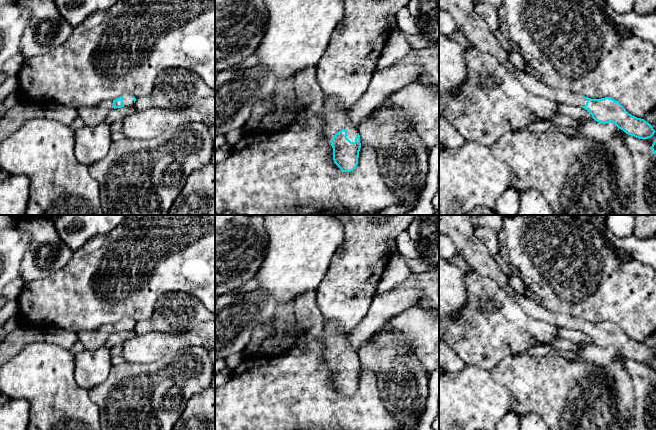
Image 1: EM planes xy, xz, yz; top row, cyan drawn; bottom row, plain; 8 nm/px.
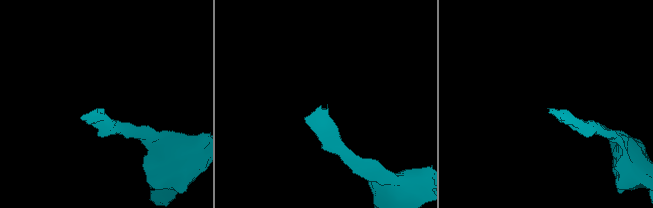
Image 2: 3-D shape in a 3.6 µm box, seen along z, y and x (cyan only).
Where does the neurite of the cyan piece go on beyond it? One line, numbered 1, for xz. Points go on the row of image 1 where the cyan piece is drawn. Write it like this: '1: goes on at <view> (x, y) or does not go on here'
1: goes on at xz (311, 101)

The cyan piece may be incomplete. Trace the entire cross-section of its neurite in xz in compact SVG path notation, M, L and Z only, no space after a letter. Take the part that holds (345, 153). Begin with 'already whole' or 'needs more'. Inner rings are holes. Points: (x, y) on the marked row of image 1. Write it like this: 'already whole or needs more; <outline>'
needs more; M308 67L299 71L291 84L295 97L296 115L303 122L315 116L325 120L324 134L332 137L334 163L342 172L351 172L358 165L361 148L358 129L351 122L348 109L340 109L337 99L326 95L316 81L316 68Z

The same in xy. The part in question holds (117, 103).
needs more; M125 93L123 96L100 103L95 107L80 107L78 109L79 118L89 127L102 123L112 108L129 107L134 105L136 98Z

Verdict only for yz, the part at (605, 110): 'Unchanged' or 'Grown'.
Grown

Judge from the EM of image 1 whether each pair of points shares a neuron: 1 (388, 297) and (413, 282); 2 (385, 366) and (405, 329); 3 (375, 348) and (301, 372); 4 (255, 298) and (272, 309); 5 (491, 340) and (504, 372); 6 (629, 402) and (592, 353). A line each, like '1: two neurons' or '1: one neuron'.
1: two neurons
2: two neurons
3: two neurons
4: one neuron
5: two neurons
6: one neuron

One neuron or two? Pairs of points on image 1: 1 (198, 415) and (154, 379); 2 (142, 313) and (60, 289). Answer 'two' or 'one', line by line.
1: two
2: one

